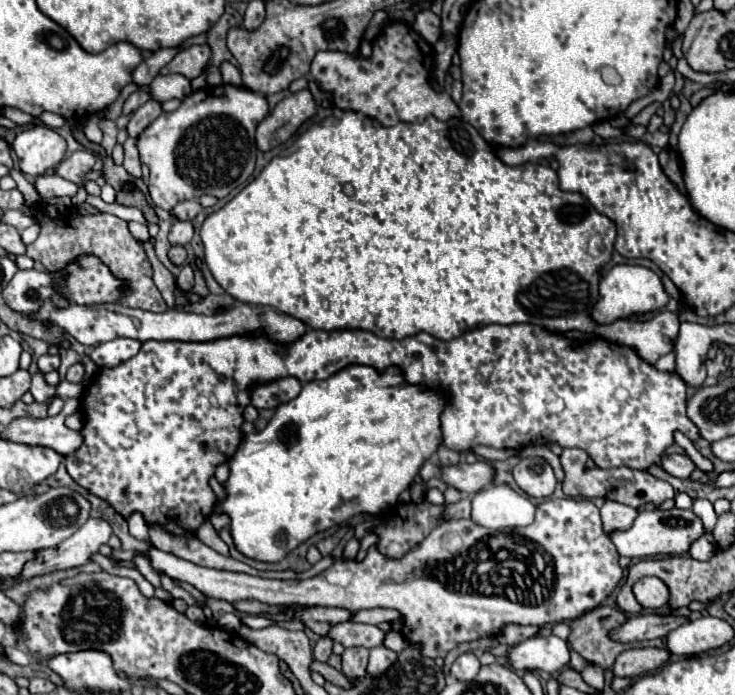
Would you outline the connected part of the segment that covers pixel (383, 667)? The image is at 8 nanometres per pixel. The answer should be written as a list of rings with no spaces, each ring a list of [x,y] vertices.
[[[373,647],[369,649],[369,667],[367,667],[367,673],[369,675],[381,675],[385,673],[397,659],[397,653],[387,649],[387,647]]]

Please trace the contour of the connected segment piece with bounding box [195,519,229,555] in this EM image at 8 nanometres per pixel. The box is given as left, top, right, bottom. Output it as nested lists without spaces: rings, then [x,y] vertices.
[[[207,519],[205,523],[201,523],[201,527],[195,531],[195,537],[197,537],[199,541],[203,541],[205,545],[209,545],[211,549],[219,551],[221,555],[229,555],[227,545],[217,537],[217,533],[215,533],[215,529],[213,529],[213,525],[211,525],[209,519]]]

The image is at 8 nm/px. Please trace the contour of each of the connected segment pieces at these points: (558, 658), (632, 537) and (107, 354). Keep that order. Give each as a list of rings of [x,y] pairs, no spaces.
[[[533,635],[509,651],[509,661],[515,669],[557,673],[569,665],[567,641],[549,635]]]
[[[641,507],[637,509],[637,517],[629,529],[615,529],[609,533],[619,555],[647,559],[655,555],[681,555],[689,551],[689,545],[703,535],[701,519],[689,509],[657,509],[657,507]]]
[[[113,339],[109,343],[99,343],[91,351],[91,359],[99,367],[115,367],[121,361],[131,359],[133,355],[139,353],[141,343],[135,339]]]

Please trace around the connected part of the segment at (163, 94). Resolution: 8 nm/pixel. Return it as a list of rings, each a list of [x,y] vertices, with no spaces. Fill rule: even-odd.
[[[157,75],[149,83],[151,99],[163,103],[169,99],[183,99],[191,93],[191,81],[183,75]]]

